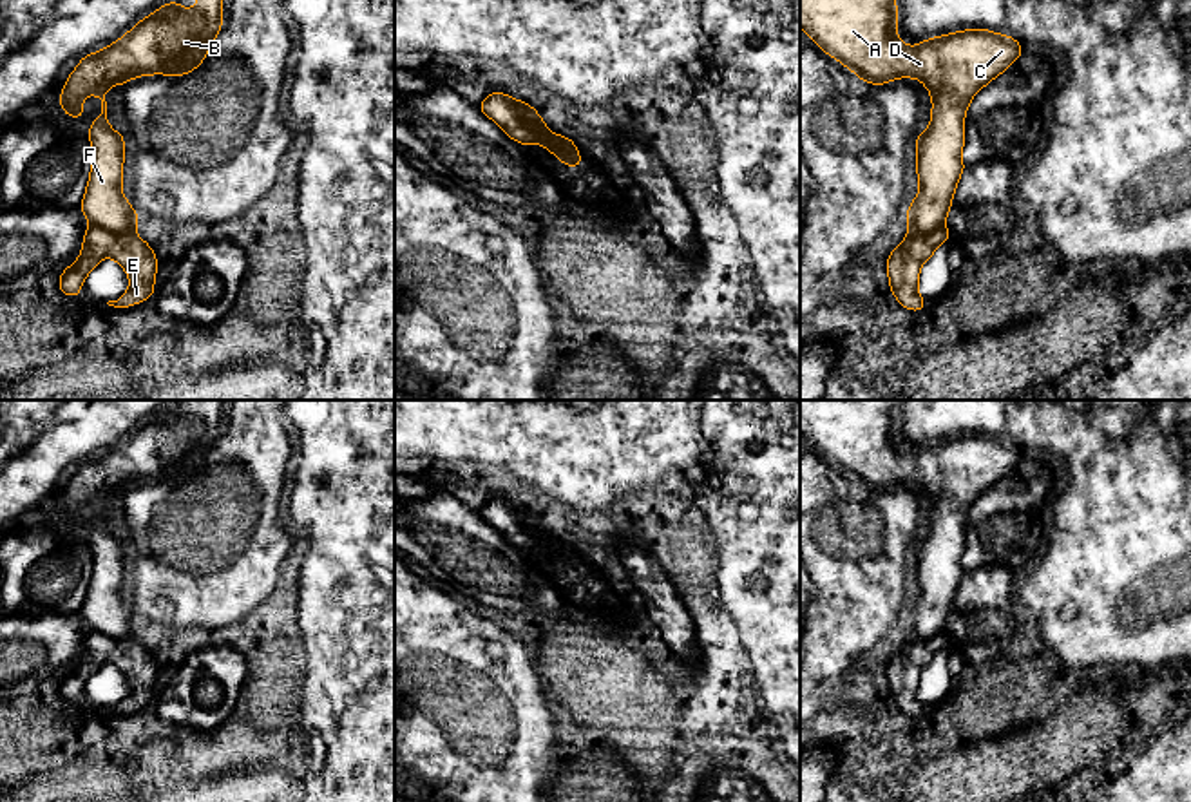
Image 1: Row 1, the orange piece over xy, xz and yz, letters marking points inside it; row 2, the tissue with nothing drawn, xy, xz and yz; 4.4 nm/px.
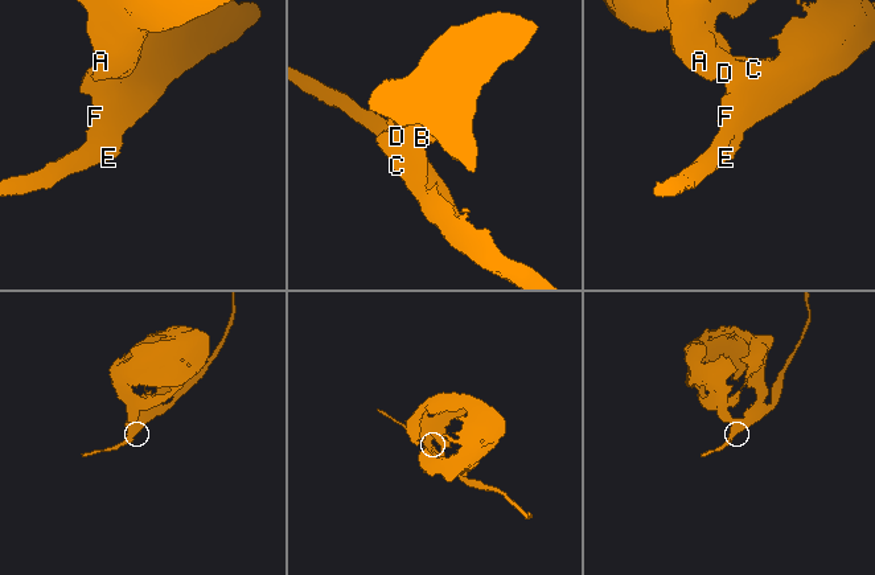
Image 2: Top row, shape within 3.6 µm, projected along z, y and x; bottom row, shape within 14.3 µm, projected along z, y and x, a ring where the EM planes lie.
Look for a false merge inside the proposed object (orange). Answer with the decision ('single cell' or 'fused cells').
fused cells

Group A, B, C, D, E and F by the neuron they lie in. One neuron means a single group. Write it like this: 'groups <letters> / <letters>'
groups A B C D F / E

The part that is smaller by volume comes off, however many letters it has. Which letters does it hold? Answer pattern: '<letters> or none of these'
E

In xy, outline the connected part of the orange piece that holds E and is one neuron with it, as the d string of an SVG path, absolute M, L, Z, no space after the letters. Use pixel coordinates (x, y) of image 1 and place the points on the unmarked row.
M94 630L85 635L78 666L60 681L58 693L62 699L78 702L85 683L103 663L112 663L130 684L130 693L119 704L109 706L109 711L130 713L156 701L157 664L150 650L134 637L116 639Z

